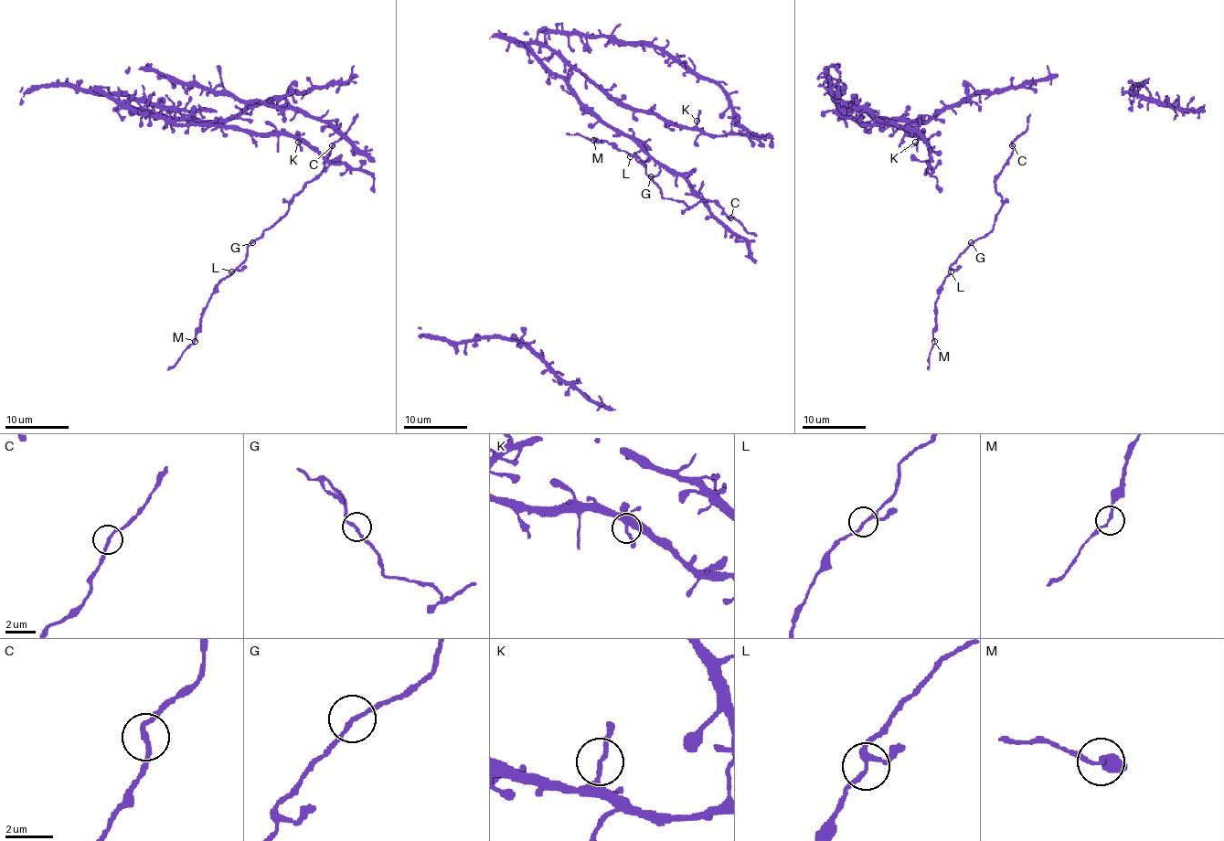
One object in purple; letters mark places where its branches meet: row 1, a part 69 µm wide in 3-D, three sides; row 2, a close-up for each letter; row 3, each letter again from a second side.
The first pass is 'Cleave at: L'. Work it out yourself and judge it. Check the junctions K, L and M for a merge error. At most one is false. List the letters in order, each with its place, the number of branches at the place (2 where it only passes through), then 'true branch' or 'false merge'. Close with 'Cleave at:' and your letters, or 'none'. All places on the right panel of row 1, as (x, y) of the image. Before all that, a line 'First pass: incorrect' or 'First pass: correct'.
First pass: incorrect
K: (915, 142) | 2 | true branch
L: (951, 271) | 3 | true branch
M: (934, 341) | 2 | true branch
Cleave at: none

